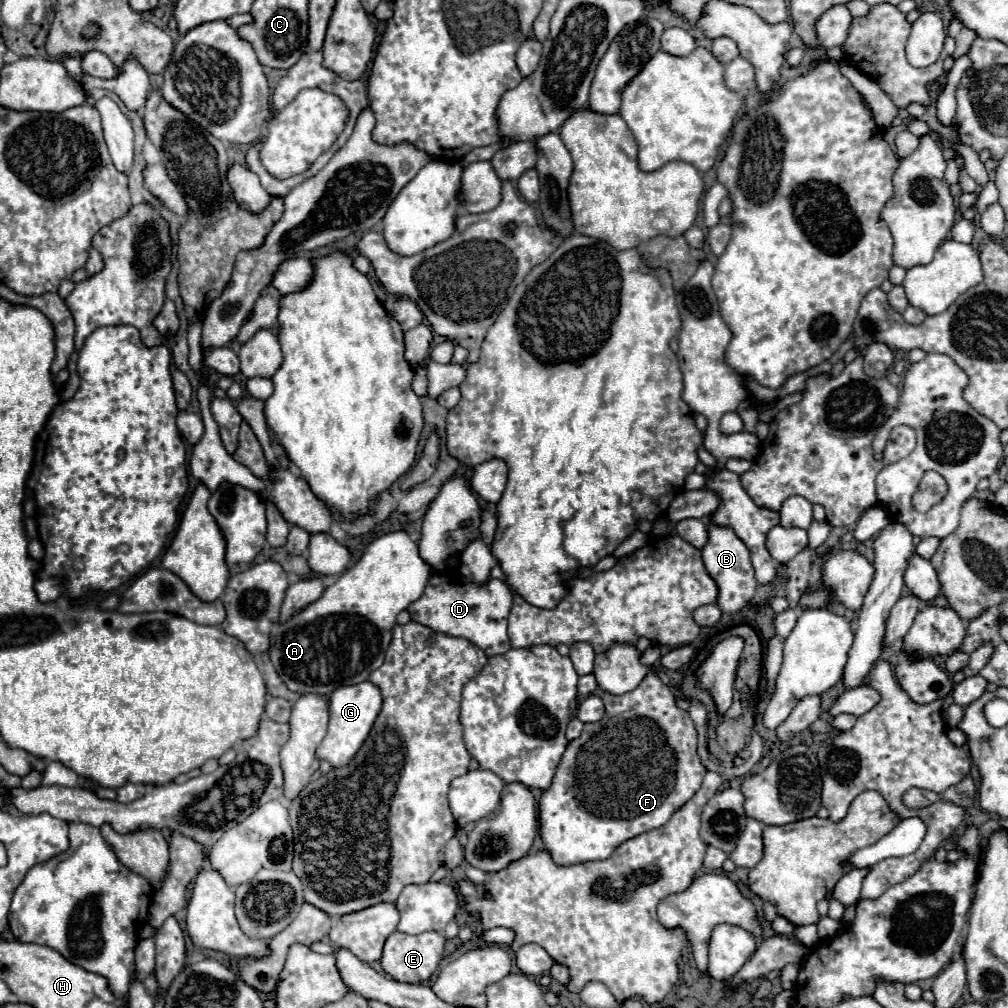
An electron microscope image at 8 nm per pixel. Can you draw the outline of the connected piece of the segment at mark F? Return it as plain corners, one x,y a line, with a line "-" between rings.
650,671
634,691
624,695
604,693
602,701
606,715
596,723
586,723
582,735
568,743
552,785
542,791
538,801
540,837
556,865
606,859
620,843
662,827
700,789
706,775
706,767
696,751
696,727
690,715
676,705
674,693
656,673

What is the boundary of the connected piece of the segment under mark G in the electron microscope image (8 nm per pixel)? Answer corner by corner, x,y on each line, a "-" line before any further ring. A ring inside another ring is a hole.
362,681
356,685
340,687
332,691
326,699
328,699
328,709
330,709
330,725
328,725
328,733
324,741
320,743
316,755
320,759
326,759
332,767
346,765
356,755
356,751
360,749
360,745
364,743
364,739
370,733
380,713
380,707
382,707
382,693
372,681

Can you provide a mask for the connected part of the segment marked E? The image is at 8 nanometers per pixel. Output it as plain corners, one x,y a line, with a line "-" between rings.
392,933
386,943
380,957
382,969
396,981
402,983
424,983
432,977
432,973
438,969
438,961
444,955
444,937
438,933
418,933
418,935
406,935
406,933

